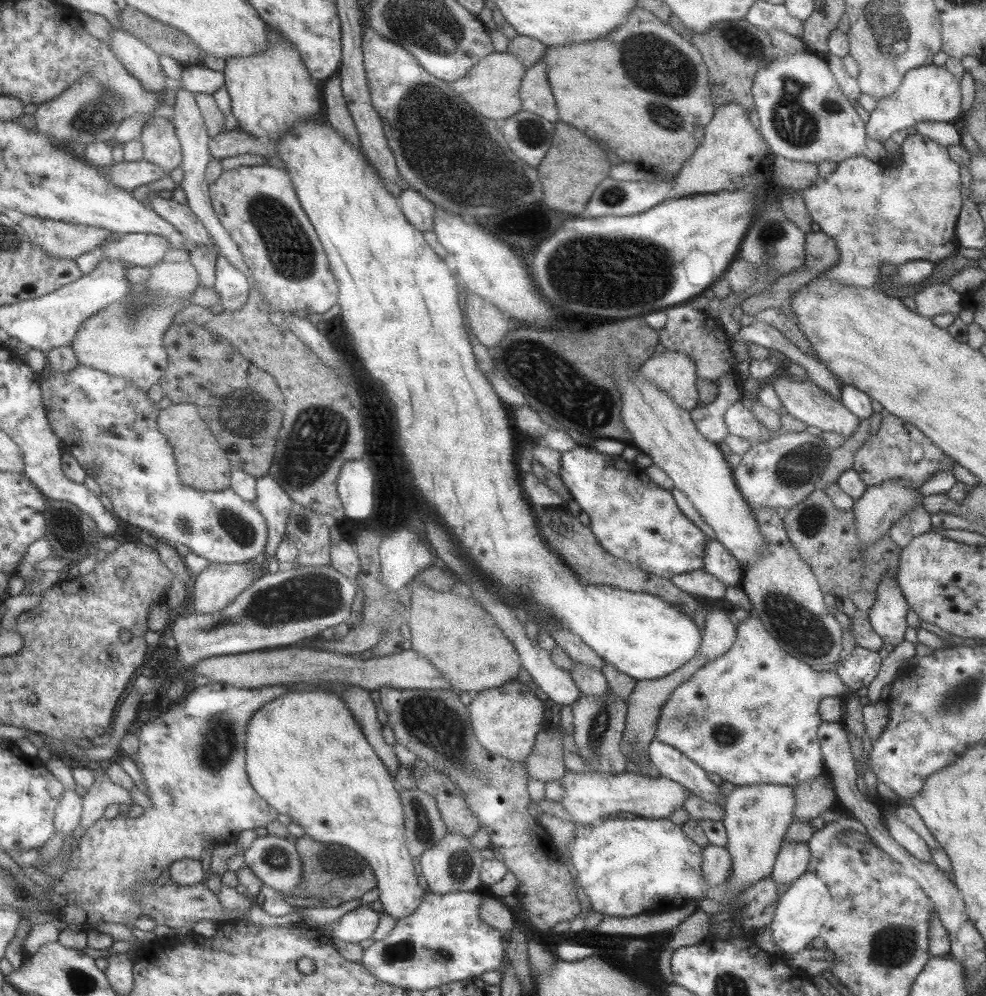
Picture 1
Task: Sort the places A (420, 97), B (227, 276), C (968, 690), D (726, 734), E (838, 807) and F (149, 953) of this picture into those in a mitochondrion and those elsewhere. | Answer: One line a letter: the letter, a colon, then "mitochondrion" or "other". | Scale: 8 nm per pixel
A: mitochondrion
B: other
C: mitochondrion
D: mitochondrion
E: other
F: other

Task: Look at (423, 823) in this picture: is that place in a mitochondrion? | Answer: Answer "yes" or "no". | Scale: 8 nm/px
yes

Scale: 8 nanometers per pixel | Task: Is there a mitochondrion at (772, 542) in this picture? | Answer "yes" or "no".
no

